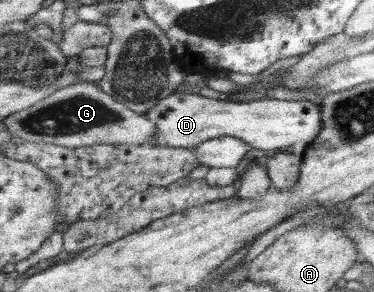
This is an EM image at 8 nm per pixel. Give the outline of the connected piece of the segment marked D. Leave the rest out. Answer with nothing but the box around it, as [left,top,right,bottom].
[145,92,324,151]

